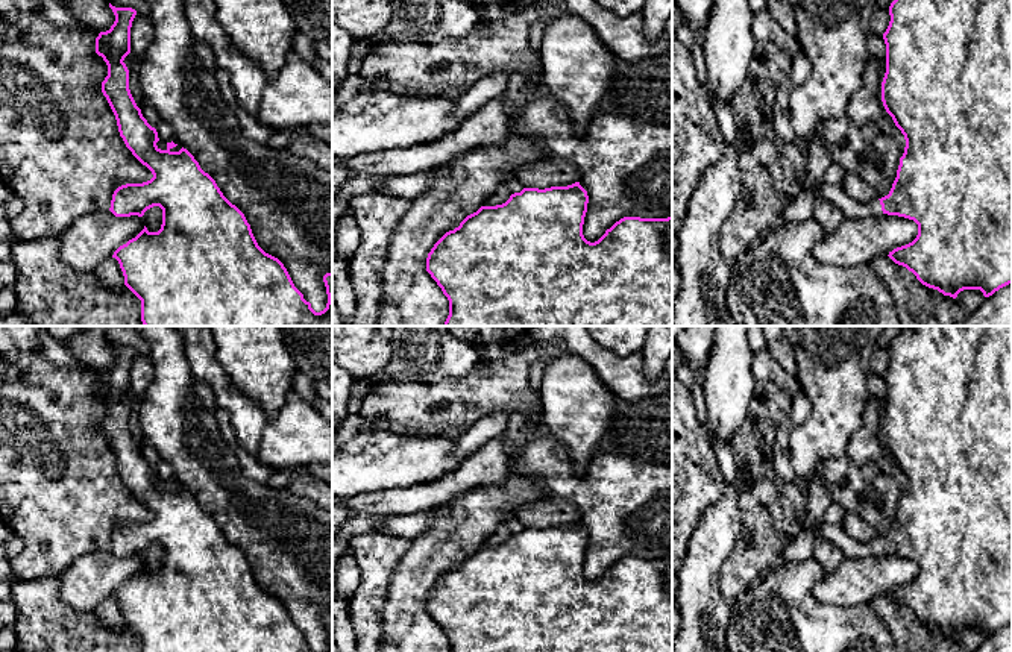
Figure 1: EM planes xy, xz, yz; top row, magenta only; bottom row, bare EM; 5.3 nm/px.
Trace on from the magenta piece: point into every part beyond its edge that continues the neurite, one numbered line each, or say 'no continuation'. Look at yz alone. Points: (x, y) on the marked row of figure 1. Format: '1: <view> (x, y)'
1: yz (832, 193)

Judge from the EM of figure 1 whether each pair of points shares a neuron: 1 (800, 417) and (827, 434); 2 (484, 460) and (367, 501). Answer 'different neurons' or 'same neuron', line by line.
1: different neurons
2: same neuron

